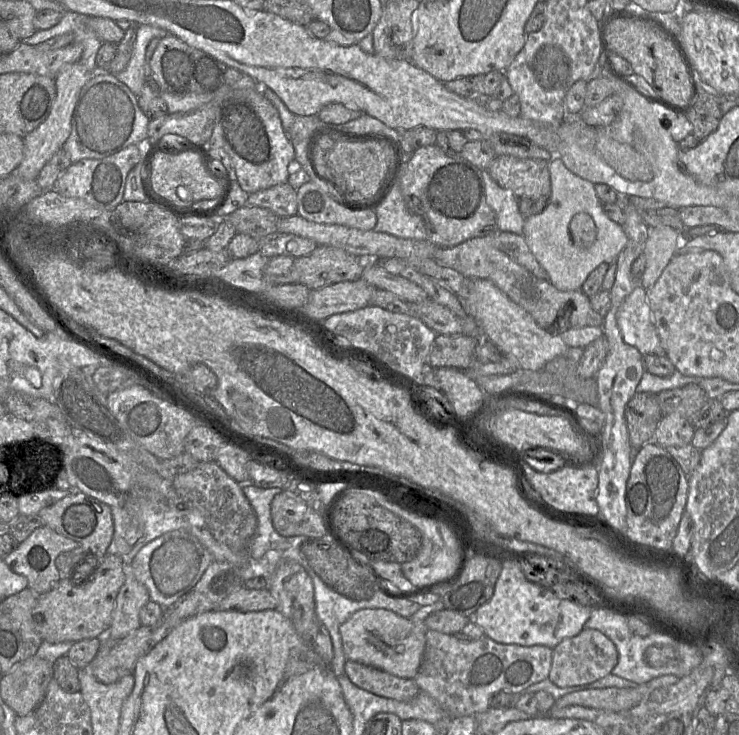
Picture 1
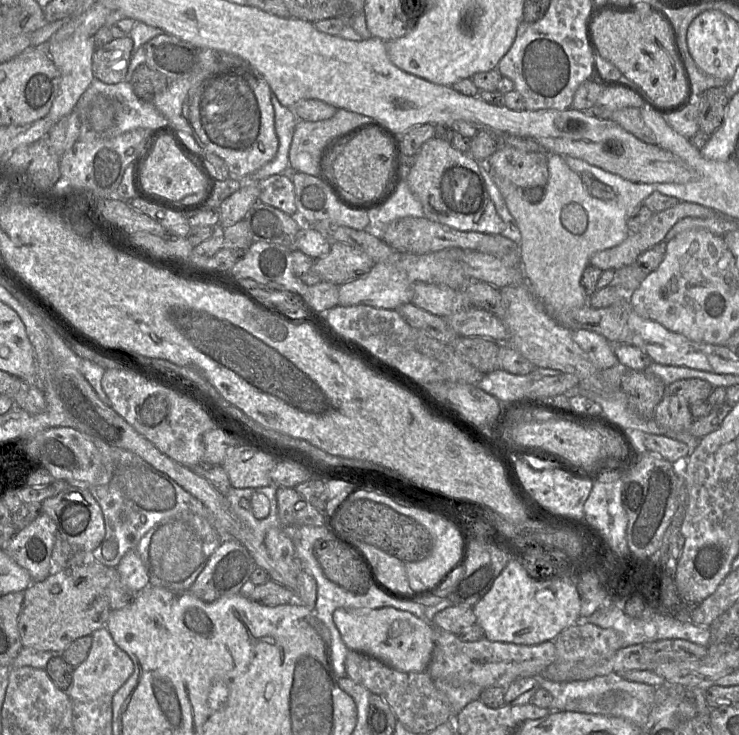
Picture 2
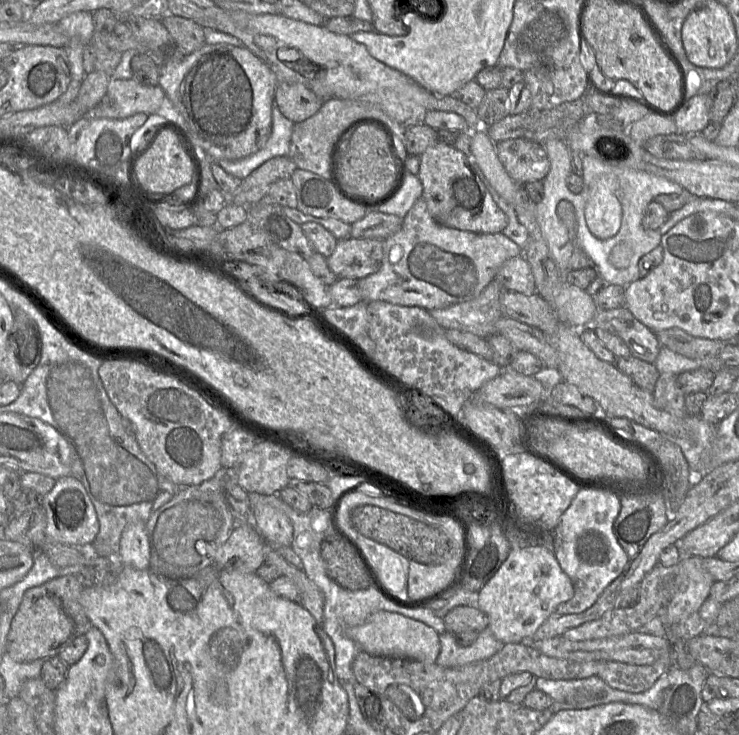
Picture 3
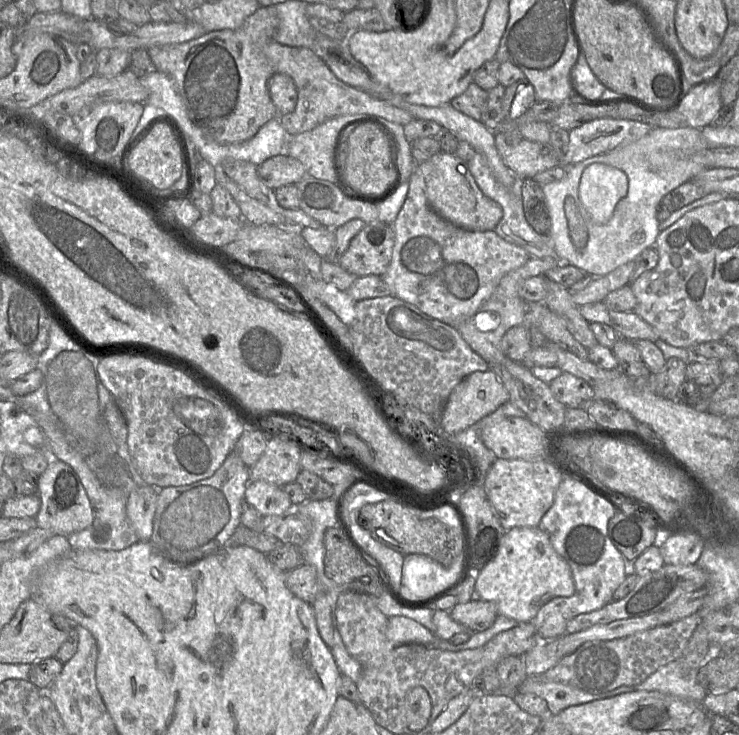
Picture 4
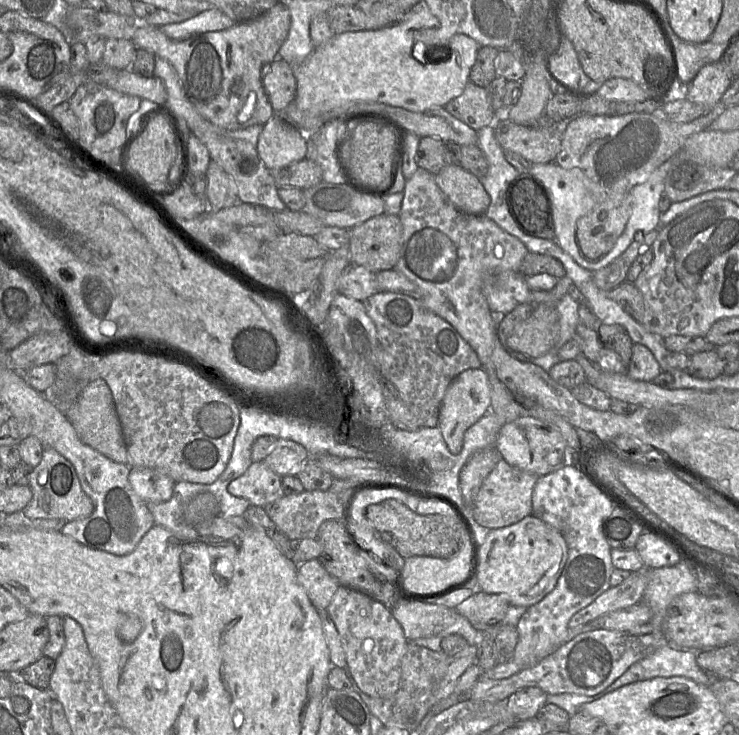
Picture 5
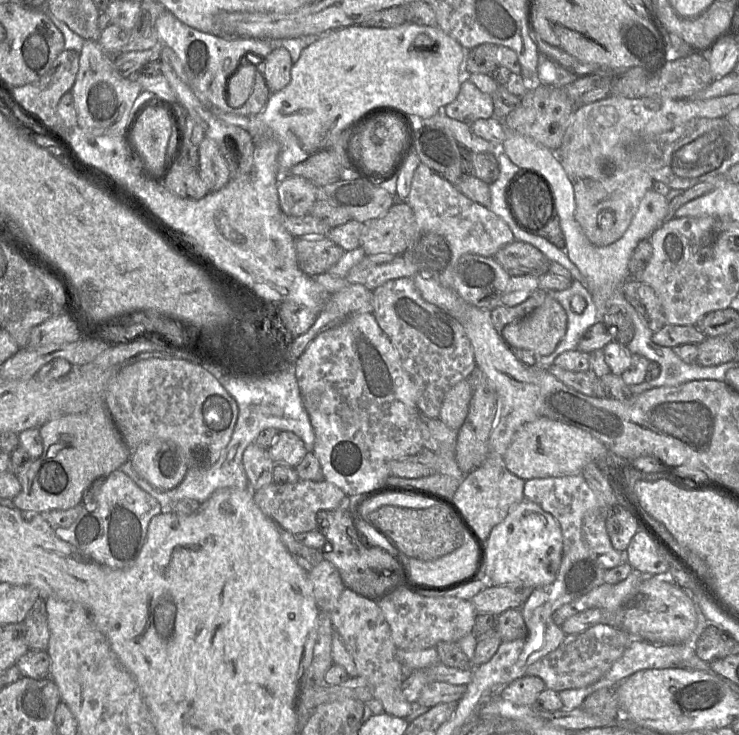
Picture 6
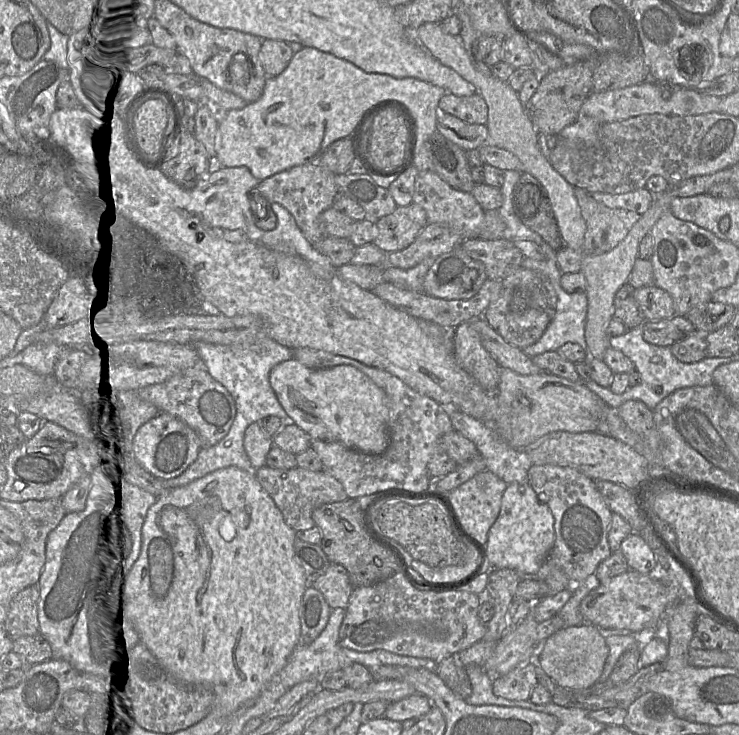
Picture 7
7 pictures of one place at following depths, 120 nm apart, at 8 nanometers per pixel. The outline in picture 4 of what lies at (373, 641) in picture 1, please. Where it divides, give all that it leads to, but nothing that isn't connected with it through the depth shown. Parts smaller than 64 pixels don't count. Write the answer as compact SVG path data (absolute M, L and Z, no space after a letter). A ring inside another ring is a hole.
M393 616L388 618L386 637L395 645L416 643L431 646L434 634L424 625L411 618Z

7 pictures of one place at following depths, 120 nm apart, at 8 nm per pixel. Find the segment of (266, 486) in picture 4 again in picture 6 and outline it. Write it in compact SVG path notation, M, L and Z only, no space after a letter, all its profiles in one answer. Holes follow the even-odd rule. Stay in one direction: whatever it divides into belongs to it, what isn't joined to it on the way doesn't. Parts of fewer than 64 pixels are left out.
M250 444L243 454L243 466L249 481L249 488L256 491L273 482L274 462L268 450Z

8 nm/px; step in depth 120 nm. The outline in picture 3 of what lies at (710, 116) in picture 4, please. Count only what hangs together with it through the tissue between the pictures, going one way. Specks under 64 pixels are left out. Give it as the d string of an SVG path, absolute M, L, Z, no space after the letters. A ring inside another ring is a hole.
M699 94L687 99L687 102L672 119L679 133L684 135L701 133L710 123L708 95Z

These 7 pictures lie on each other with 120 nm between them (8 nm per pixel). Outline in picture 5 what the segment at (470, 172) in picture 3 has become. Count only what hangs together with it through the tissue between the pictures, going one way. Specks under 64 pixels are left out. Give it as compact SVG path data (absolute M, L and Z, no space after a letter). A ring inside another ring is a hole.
M449 164L435 174L435 180L446 198L460 211L482 215L490 204L490 196L481 180L461 165Z

